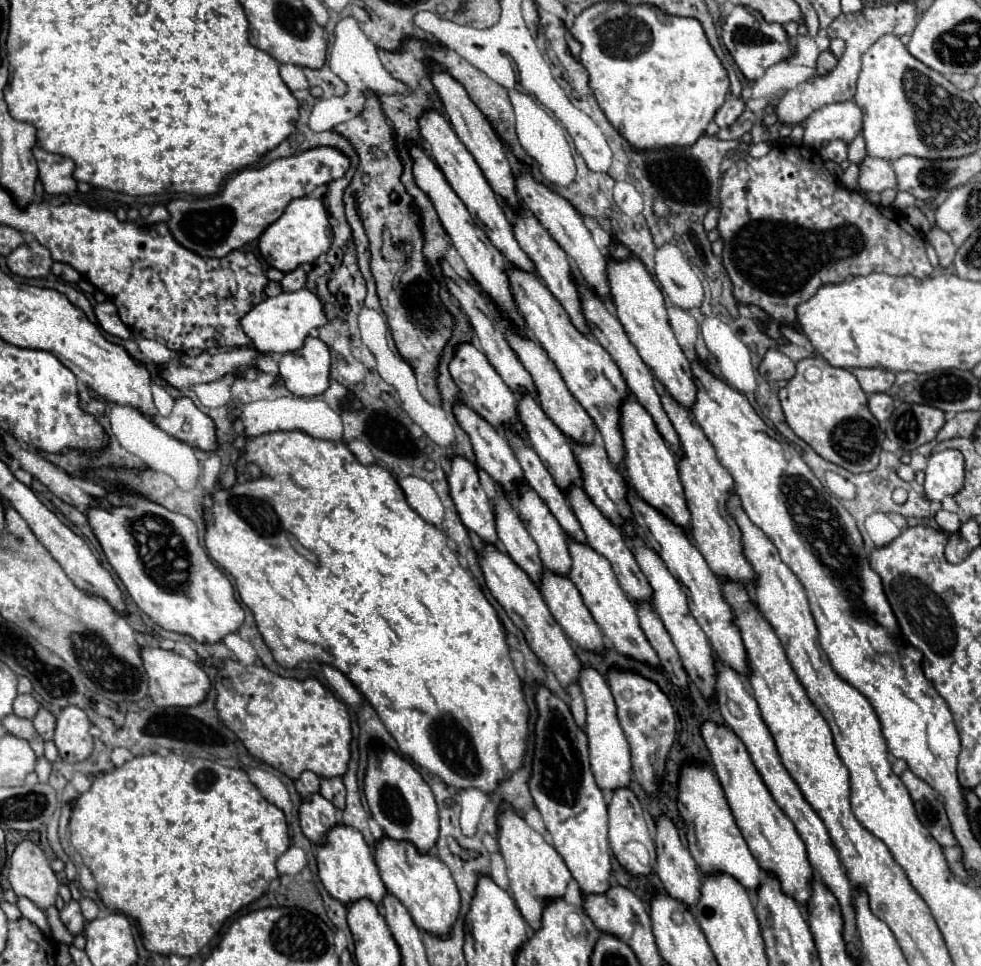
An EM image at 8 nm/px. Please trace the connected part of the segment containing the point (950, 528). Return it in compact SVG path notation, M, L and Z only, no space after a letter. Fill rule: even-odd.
M939 510L939 512L935 514L935 522L939 524L941 530L945 530L945 532L949 532L949 534L957 532L957 530L959 530L959 524L961 524L961 520L957 518L957 514L951 514L951 512L945 512L945 510Z

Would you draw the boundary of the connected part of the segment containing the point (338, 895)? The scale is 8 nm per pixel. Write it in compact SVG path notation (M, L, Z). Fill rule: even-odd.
M335 824L327 834L325 842L317 844L317 868L319 868L319 878L325 886L325 890L339 902L349 904L359 898L369 898L375 904L381 902L381 898L387 894L385 884L379 878L373 850L365 842L363 834L355 830L353 826L345 824Z

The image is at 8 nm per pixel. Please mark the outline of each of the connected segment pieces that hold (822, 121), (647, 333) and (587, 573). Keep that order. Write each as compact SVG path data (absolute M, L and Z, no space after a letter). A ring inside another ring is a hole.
M837 102L827 104L815 110L805 120L805 136L803 144L811 148L819 148L829 140L845 140L851 142L861 132L861 110L855 102Z
M627 250L625 258L607 258L607 284L611 290L611 300L617 310L617 318L625 328L627 338L637 348L643 362L651 368L653 376L659 380L659 384L685 408L689 408L695 402L695 384L691 376L691 364L687 356L683 354L669 322L667 312L663 304L663 294L659 286L649 276L645 264Z
M567 534L567 548L571 554L571 570L569 570L569 580L577 586L577 590L583 596L585 606L589 608L589 612L593 614L597 626L601 628L603 636L607 638L607 642L621 654L631 656L635 660L645 660L651 666L659 666L659 658L655 654L655 650L651 648L651 644L647 642L643 630L639 628L639 620L635 614L635 606L633 602L625 596L625 592L621 590L611 564L607 558L603 558L601 554L597 554L589 544L581 544L577 540L571 540L571 536Z

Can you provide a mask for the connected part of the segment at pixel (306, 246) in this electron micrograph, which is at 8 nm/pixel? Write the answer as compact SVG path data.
M295 198L287 204L281 218L269 224L267 230L261 234L259 252L269 266L287 274L297 266L311 264L315 258L325 254L331 246L331 240L333 240L333 232L325 204L317 198Z

